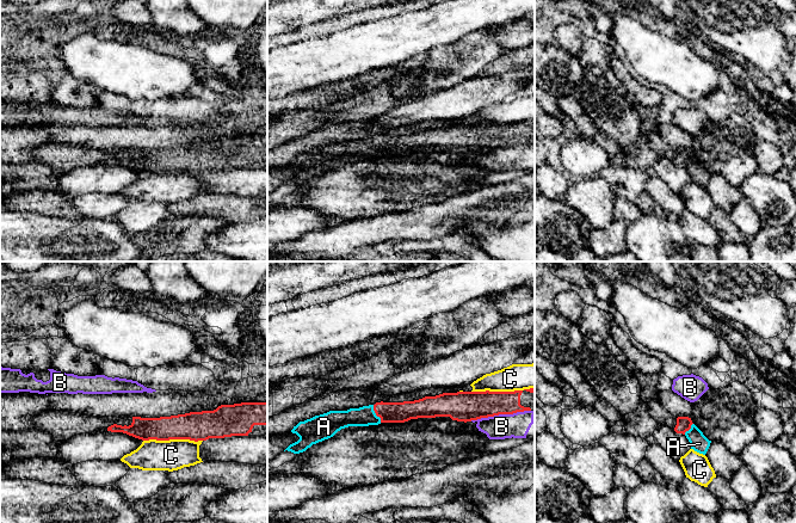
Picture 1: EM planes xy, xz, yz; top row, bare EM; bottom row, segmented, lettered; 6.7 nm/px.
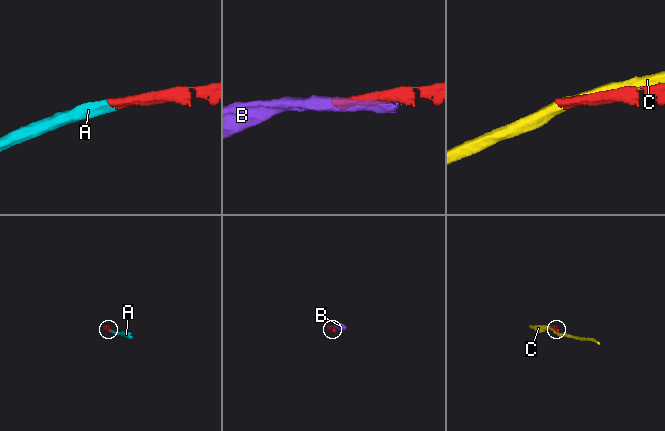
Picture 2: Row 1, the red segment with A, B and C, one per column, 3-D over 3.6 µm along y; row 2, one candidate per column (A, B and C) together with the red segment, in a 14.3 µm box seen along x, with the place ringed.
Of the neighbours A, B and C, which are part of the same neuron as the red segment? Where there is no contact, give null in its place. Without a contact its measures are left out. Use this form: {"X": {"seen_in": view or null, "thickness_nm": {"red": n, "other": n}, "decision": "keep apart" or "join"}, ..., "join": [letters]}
{"A": {"seen_in": "xz", "thickness_nm": {"red": 140, "other": 140}, "decision": "join"}, "B": {"seen_in": "xz", "thickness_nm": {"red": 200, "other": 170}, "decision": "keep apart"}, "C": {"seen_in": "xz", "thickness_nm": {"red": 190, "other": 180}, "decision": "keep apart"}, "join": ["A"]}

